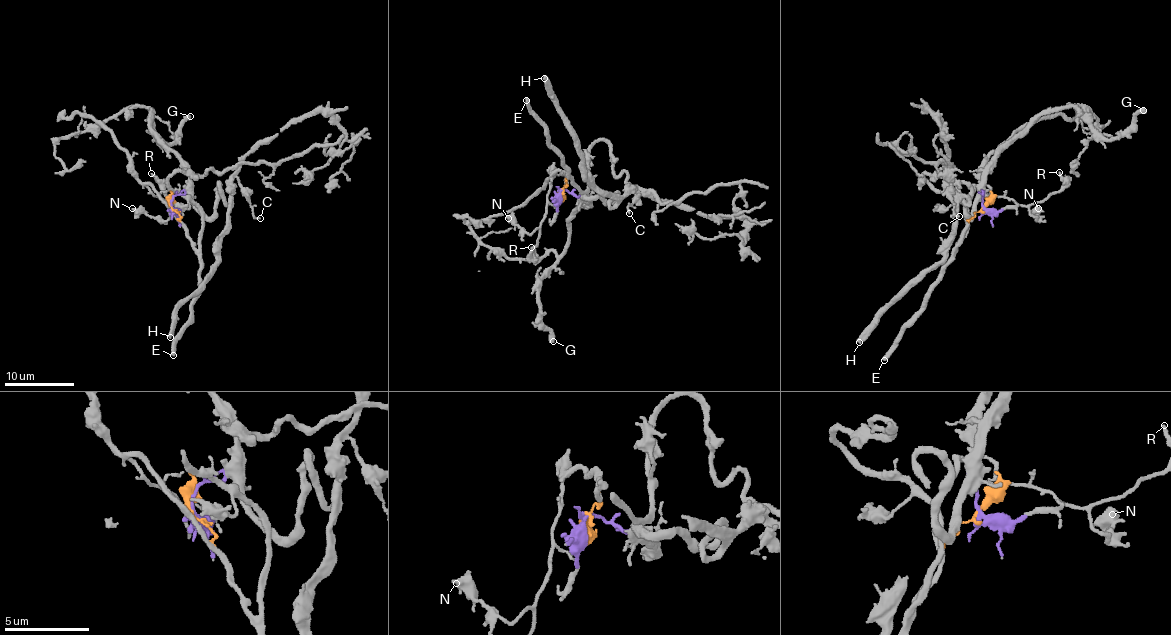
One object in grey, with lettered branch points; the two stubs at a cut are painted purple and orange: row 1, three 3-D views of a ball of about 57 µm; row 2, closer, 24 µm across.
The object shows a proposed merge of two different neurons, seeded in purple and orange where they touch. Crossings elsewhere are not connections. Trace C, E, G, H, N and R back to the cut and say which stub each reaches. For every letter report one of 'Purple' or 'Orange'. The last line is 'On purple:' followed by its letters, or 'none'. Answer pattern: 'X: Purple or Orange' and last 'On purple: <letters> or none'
C: Purple
E: Orange
G: Purple
H: Purple
N: Orange
R: Orange
On purple: C, G, H

